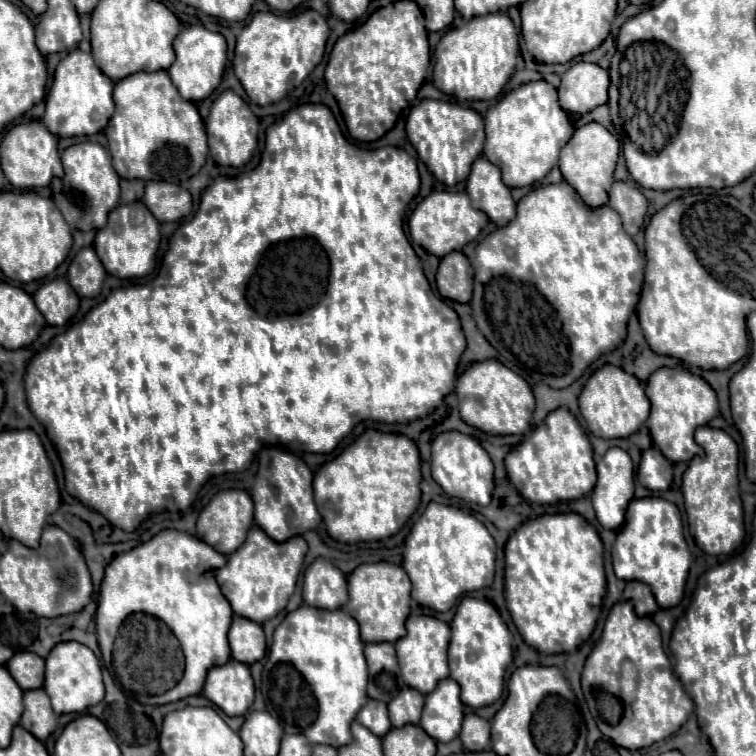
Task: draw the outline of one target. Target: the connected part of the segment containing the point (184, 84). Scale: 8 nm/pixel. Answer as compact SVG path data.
M185 26L181 34L173 42L173 50L177 54L175 62L169 66L169 76L177 90L181 92L183 100L199 102L207 98L221 82L225 62L227 62L227 44L225 38L217 32L211 32L203 26Z

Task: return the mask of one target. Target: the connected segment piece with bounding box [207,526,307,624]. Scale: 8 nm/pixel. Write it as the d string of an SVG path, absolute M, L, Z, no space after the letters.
M257 526L249 530L249 536L237 552L227 556L227 564L217 570L209 570L207 576L213 576L223 590L223 596L229 600L235 616L245 616L253 622L265 622L279 614L285 606L289 596L295 590L297 576L303 566L303 558L307 552L307 542L301 536L293 536L285 544L277 544L269 540L265 532Z

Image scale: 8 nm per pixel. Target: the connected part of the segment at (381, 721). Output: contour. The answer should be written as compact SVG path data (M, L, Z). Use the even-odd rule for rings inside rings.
M367 700L367 704L357 714L357 722L365 724L375 736L385 736L391 730L391 722L387 716L387 704L381 700Z

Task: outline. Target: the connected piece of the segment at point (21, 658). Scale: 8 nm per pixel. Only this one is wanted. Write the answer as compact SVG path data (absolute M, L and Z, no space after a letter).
M17 652L7 662L7 670L17 680L21 690L33 690L43 686L45 660L33 652Z

